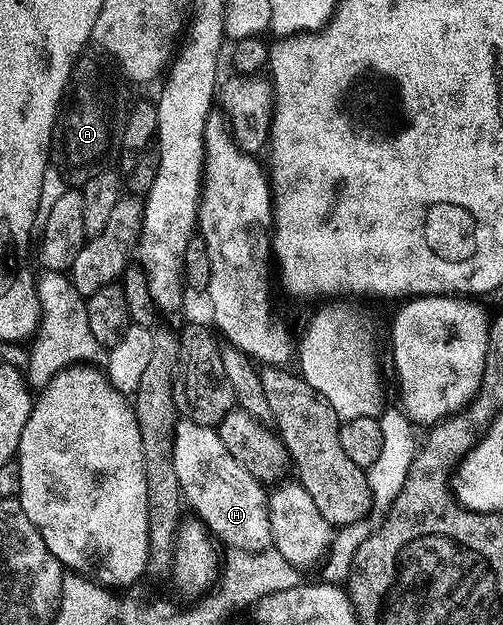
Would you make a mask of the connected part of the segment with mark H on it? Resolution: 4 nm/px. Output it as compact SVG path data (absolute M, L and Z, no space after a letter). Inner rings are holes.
M181 419L175 424L175 439L173 443L173 468L177 471L177 483L179 484L178 492L181 494L182 500L187 501L195 508L194 513L206 526L208 530L220 542L221 540L227 544L227 547L231 549L246 549L248 551L258 551L260 549L266 549L271 545L271 519L270 513L267 510L267 498L269 496L268 490L255 478L255 476L249 471L245 471L245 467L241 463L237 463L237 459L233 459L233 455L229 455L229 447L225 447L225 443L221 443L218 432L210 425L199 425L196 421L190 419Z

